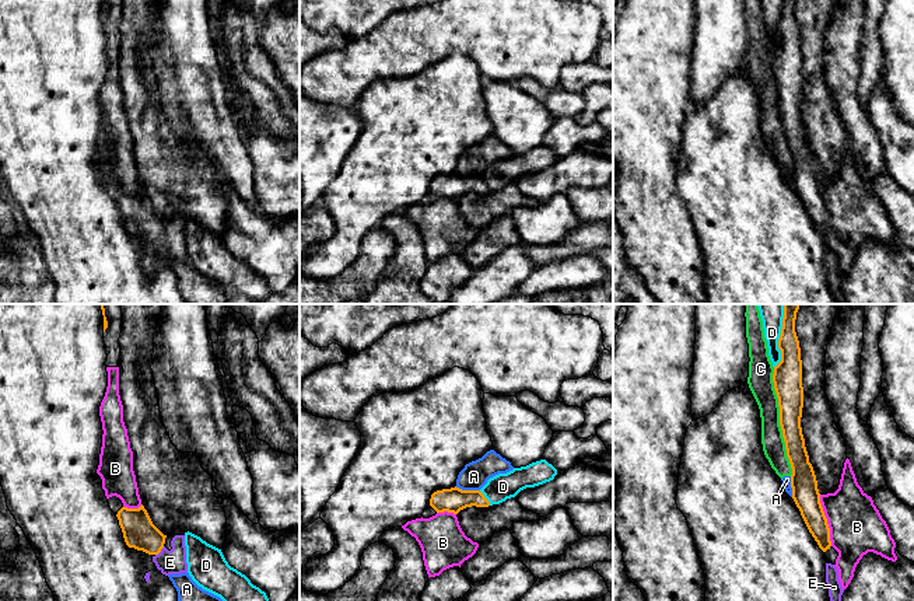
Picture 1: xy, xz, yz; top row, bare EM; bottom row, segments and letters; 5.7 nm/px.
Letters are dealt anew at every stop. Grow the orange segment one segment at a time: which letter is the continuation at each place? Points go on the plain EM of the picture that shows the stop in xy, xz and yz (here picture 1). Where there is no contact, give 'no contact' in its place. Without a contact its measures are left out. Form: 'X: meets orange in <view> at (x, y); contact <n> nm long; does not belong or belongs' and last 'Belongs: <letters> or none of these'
A: meets orange in xz at (468, 177); contact 150 nm long; does not belong
B: meets orange in yz at (826, 206); contact 300 nm long; does not belong
C: meets orange in yz at (780, 108); contact 650 nm long; does not belong
D: meets orange in yz at (778, 27); contact 320 nm long; does not belong
E: meets orange in xy at (160, 237); contact 80 nm long; belongs
Belongs: E

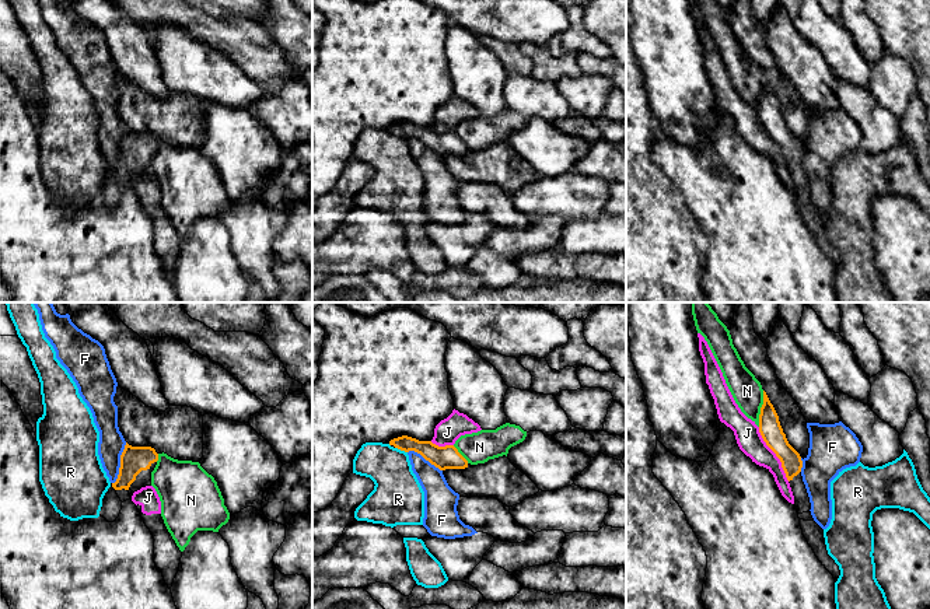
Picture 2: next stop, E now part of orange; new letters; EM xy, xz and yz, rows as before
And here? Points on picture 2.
F: meets orange in xy at (121, 150); contact 260 nm long; does not belong
J: meets orange in yz at (775, 139); contact 360 nm long; does not belong
N: meets orange in yz at (761, 95); contact 220 nm long; does not belong
R: meets orange in xz at (401, 136); contact 80 nm long; does not belong
Belongs: none of these

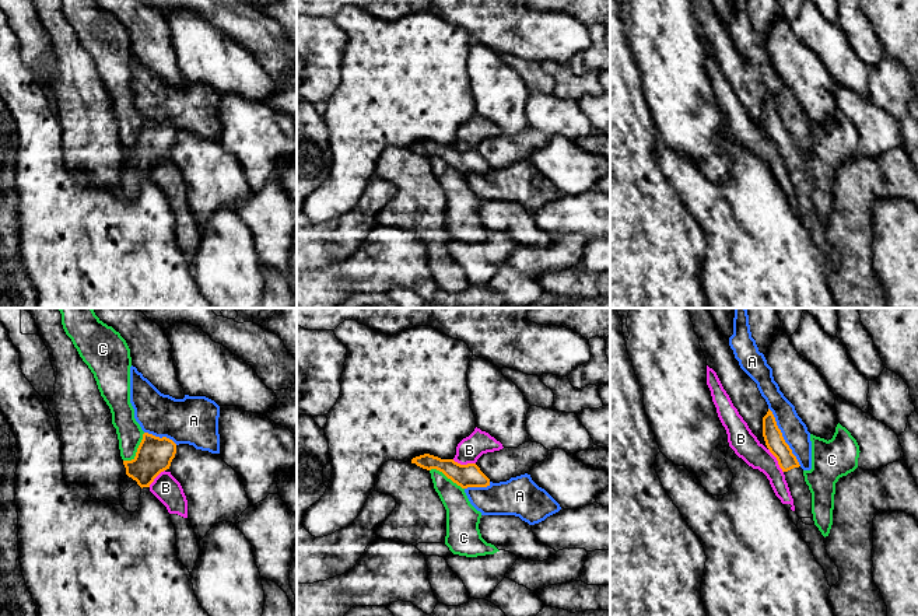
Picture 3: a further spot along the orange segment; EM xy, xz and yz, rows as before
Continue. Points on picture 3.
A: meets orange in yz at (782, 123); contact 380 nm long; does not belong
B: meets orange in yz at (777, 146); contact 170 nm long; does not belong
C: meets orange in xy at (137, 136); contact 200 nm long; does not belong
Belongs: none of these

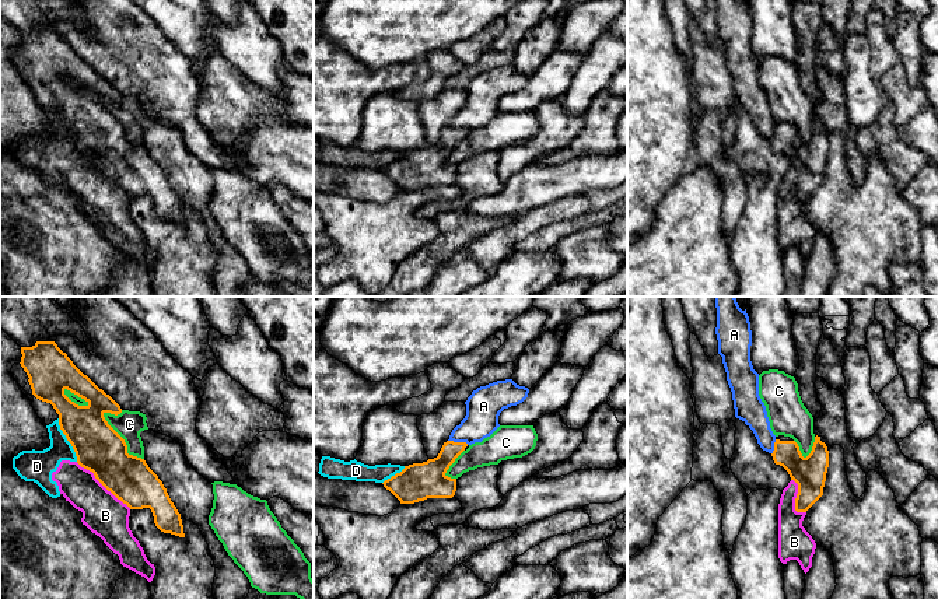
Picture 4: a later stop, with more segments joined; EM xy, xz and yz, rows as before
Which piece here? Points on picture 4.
A: meets orange in xz at (458, 129); contact 120 nm long; does not belong
B: meets orange in xy at (102, 171); contact 420 nm long; does not belong
C: meets orange in xy at (123, 126); contact 360 nm long; does not belong
D: meets orange in xy at (67, 126); contact 280 nm long; does not belong
Belongs: none of these

